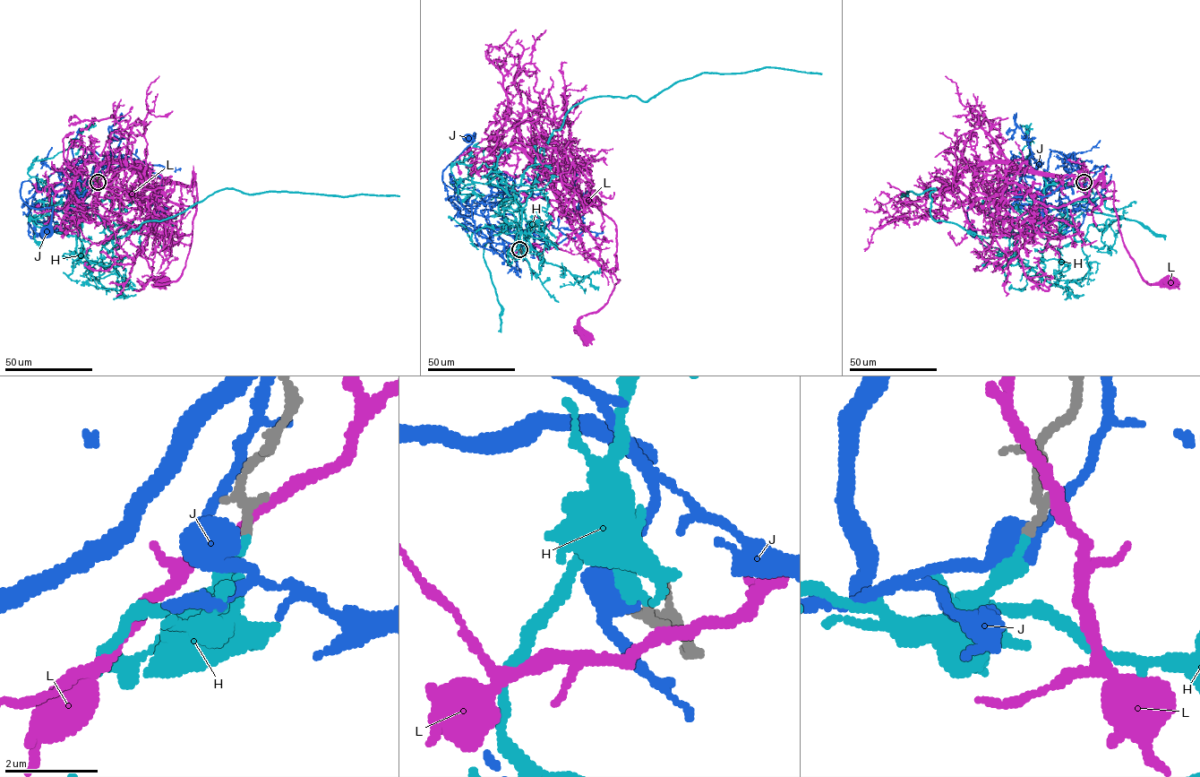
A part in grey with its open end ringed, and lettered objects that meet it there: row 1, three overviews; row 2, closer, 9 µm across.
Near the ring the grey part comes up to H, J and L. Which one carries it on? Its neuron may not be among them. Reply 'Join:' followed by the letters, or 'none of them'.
Join: H

